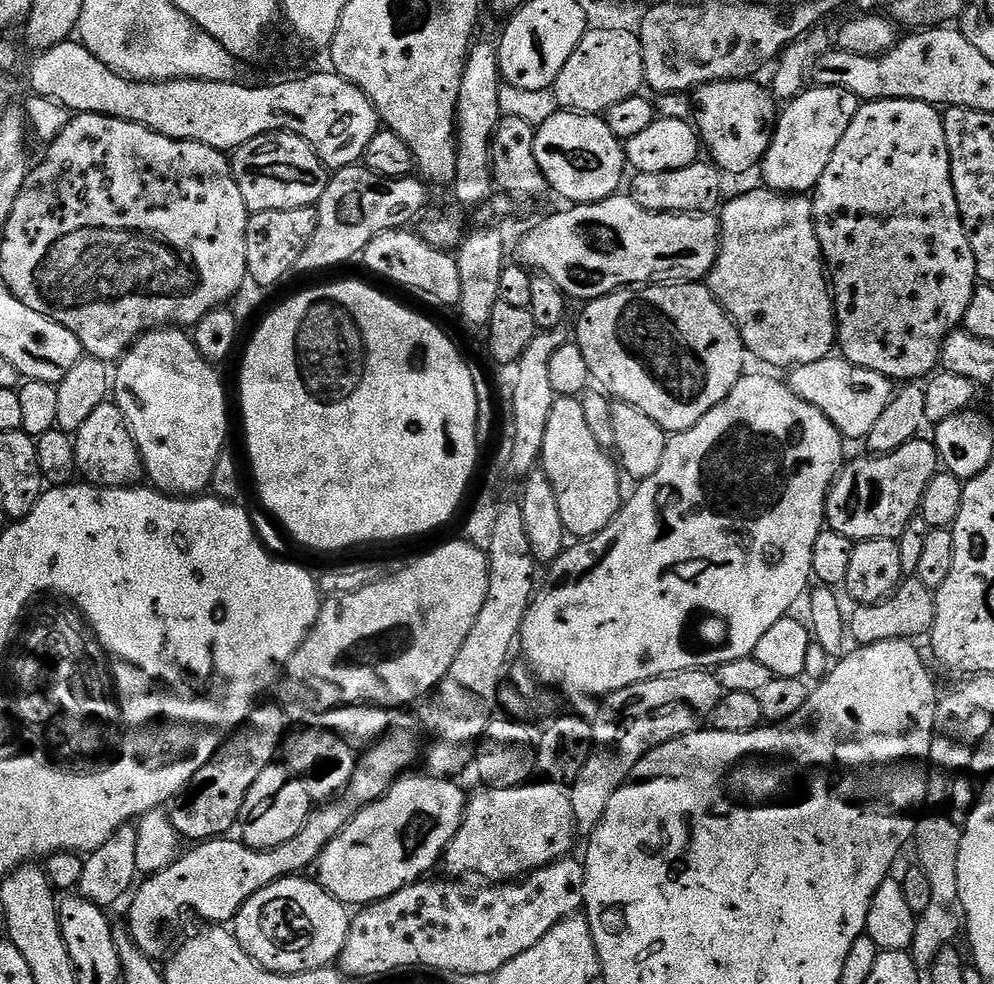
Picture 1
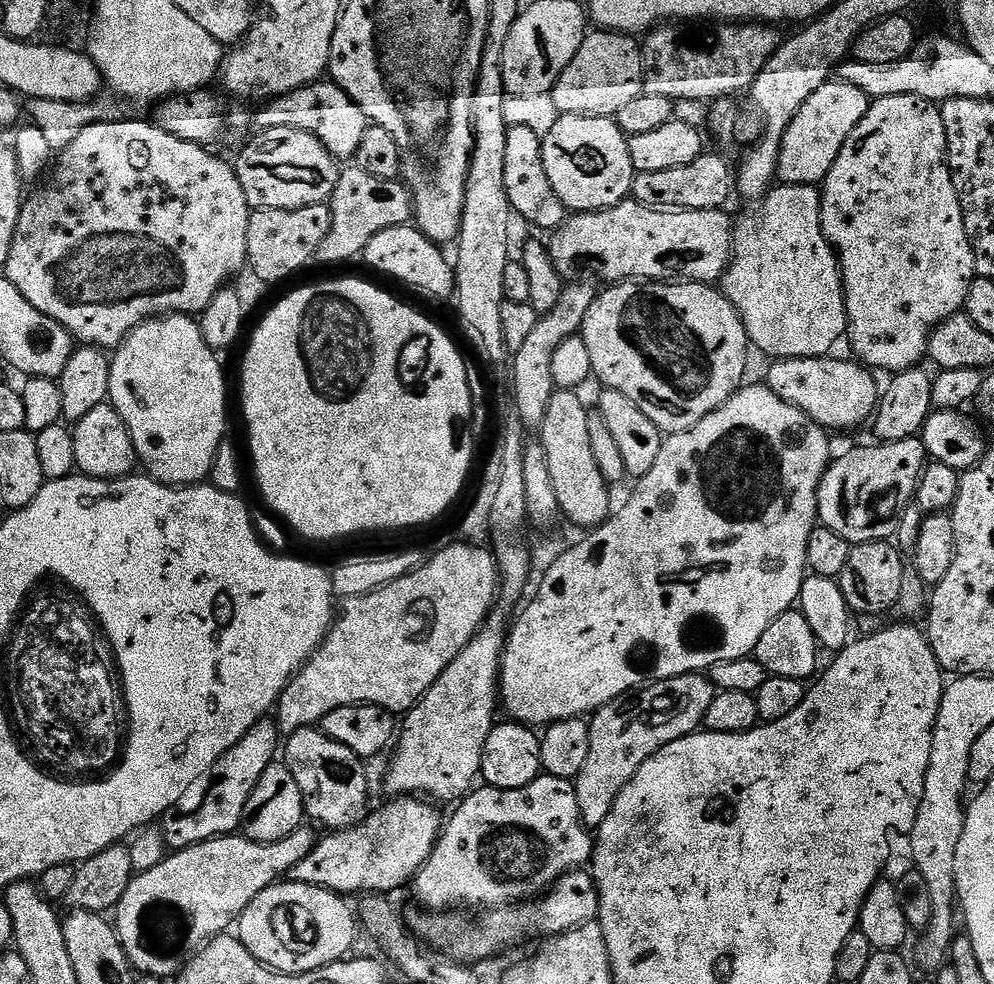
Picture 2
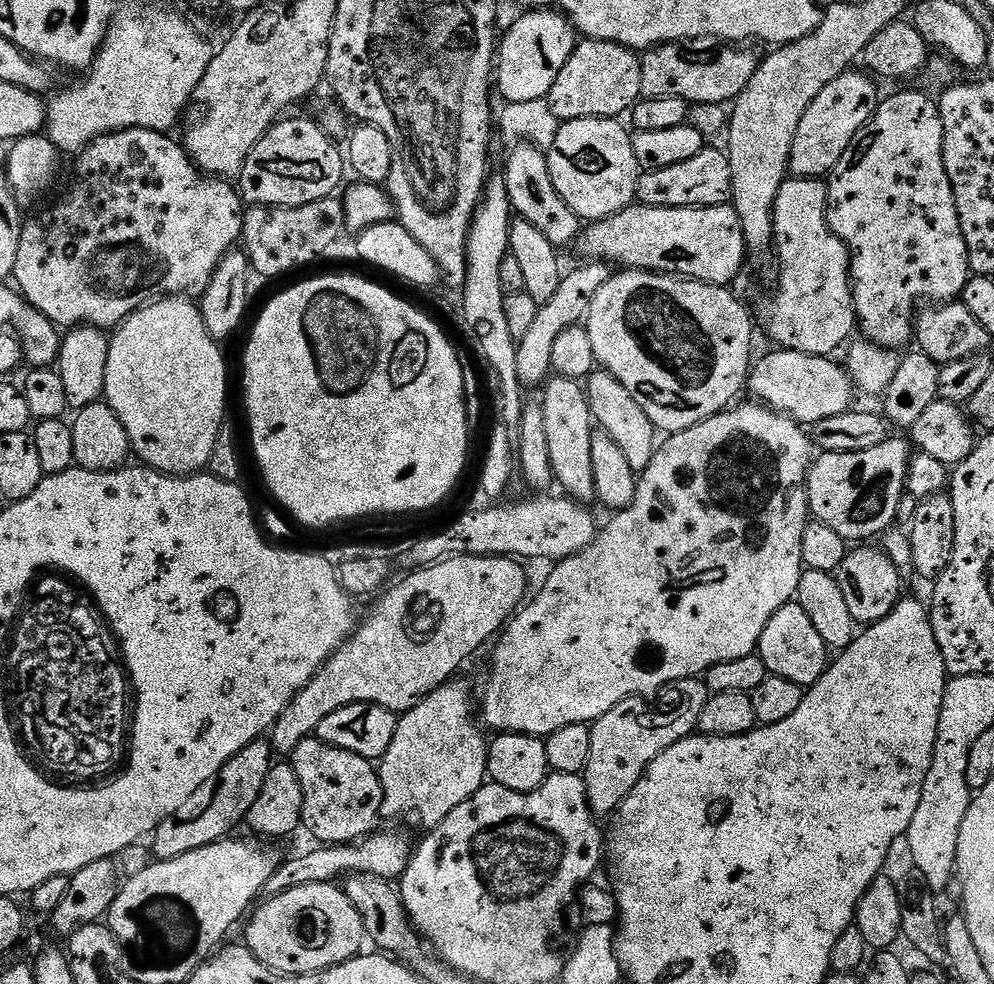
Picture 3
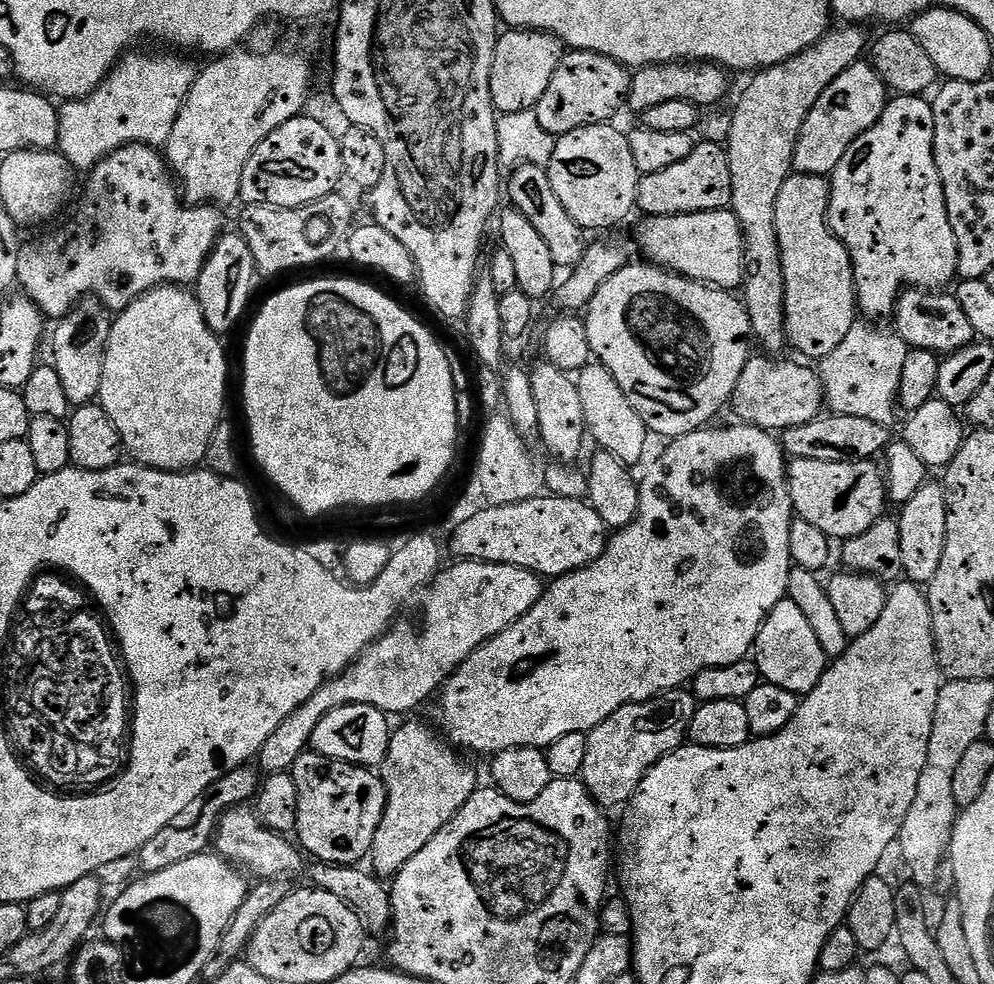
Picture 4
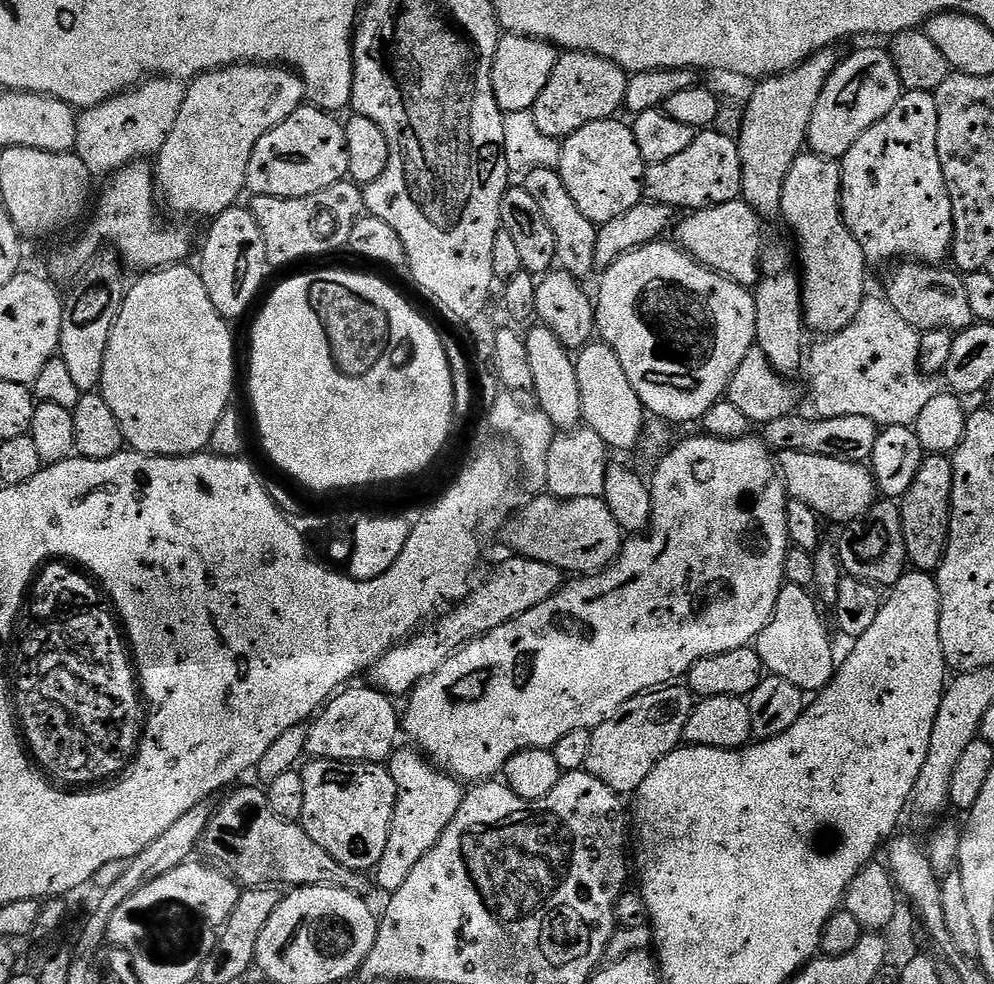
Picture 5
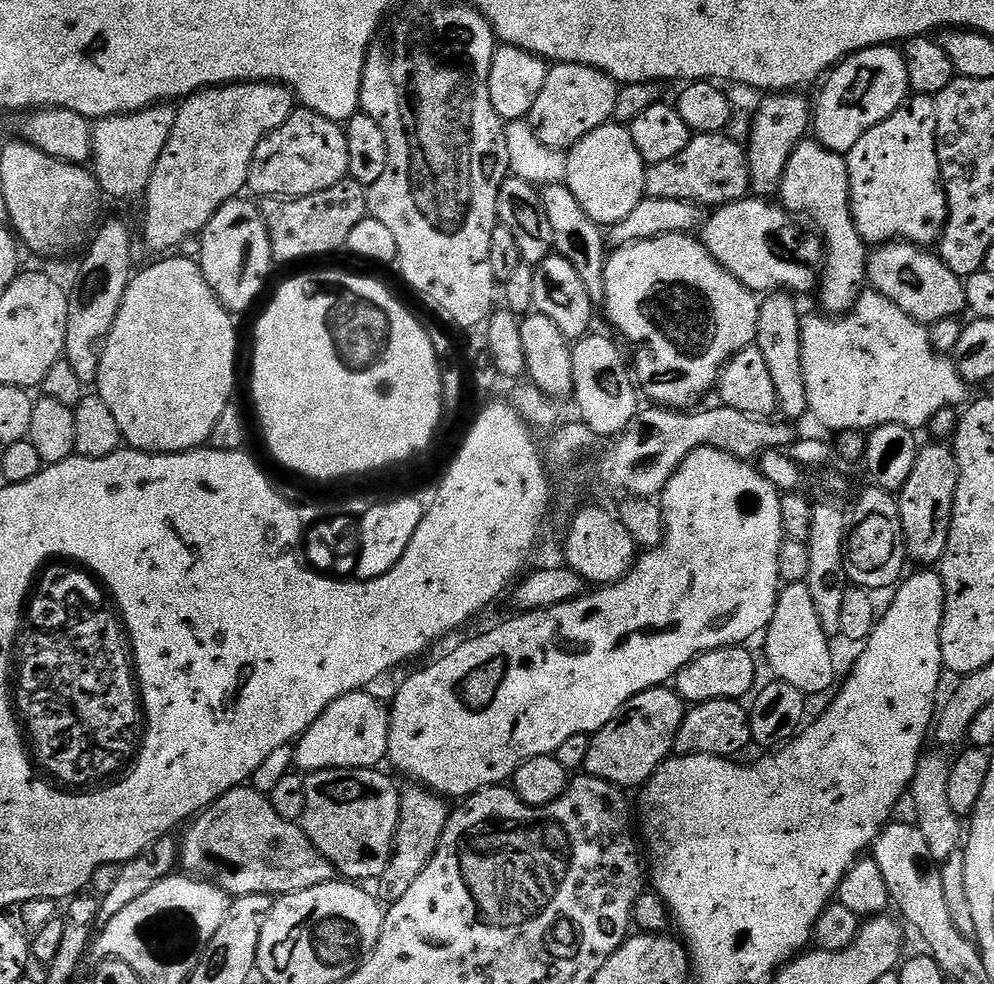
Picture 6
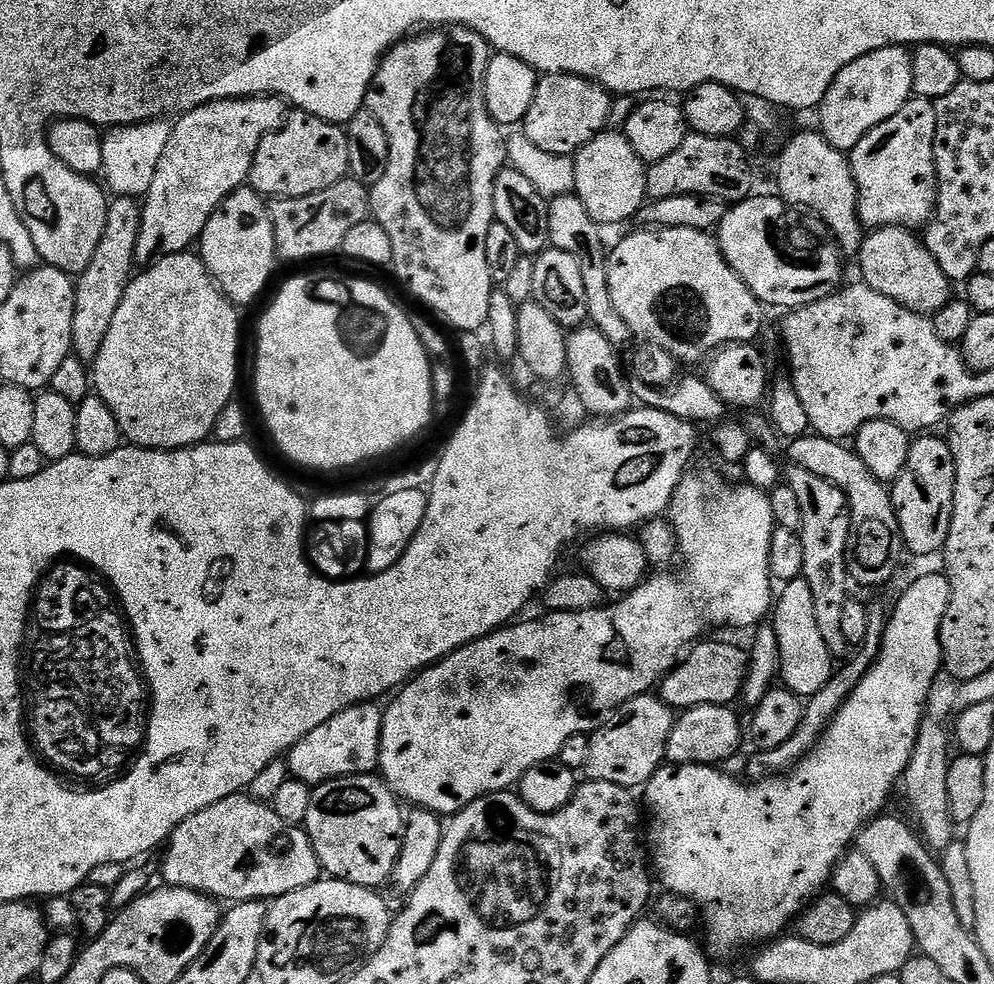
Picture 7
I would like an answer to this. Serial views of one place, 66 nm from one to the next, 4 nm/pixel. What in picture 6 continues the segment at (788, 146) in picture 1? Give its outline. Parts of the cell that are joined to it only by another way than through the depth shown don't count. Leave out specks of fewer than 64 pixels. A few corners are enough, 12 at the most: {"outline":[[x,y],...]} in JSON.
{"outline":[[896,46],[827,73],[814,136],[848,153],[910,95]]}

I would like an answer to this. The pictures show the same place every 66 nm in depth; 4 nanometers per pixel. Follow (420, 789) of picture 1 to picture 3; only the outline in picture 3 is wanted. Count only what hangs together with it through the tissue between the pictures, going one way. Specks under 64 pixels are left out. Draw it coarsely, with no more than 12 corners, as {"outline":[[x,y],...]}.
{"outline":[[377,831],[351,844],[316,846],[270,874],[265,897],[353,873],[392,882],[410,844]]}

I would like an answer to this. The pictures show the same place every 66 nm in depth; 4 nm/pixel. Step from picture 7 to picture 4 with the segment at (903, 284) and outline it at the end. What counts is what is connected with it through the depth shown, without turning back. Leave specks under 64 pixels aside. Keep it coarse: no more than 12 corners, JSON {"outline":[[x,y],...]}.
{"outline":[[948,290],[900,293],[894,331],[937,354],[977,339]]}

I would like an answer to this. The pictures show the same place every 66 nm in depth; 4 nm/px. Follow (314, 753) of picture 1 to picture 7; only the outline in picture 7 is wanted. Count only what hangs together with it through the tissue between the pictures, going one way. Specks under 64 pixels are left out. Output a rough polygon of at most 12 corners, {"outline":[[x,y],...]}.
{"outline":[[379,775],[312,788],[302,828],[329,877],[380,890],[405,809]]}

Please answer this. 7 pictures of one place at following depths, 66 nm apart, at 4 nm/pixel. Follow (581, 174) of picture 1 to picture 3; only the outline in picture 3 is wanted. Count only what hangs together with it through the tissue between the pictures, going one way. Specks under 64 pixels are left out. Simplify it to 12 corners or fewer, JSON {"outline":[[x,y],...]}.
{"outline":[[616,118],[561,123],[550,178],[581,221],[632,207],[642,169]]}

